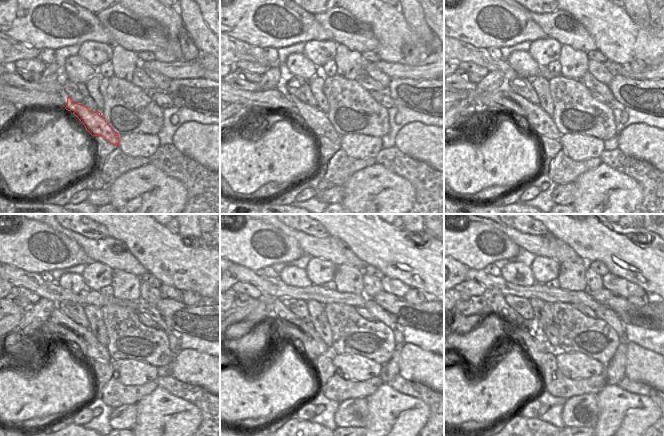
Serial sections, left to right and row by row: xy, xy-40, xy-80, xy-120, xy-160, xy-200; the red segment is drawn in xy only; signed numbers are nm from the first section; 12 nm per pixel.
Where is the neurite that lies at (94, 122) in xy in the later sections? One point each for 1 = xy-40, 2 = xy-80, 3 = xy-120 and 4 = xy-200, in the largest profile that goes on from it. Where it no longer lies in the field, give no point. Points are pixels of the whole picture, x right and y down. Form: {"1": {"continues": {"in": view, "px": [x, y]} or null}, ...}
{"1": {"continues": {"in": "xy-40", "px": [315, 120]}}, "2": {"continues": {"in": "xy-80", "px": [538, 121]}}, "3": {"continues": {"in": "xy-120", "px": [89, 346]}}, "4": {"continues": {"in": "xy-200", "px": [512, 321]}}}

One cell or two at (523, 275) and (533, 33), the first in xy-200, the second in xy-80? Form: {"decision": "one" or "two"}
{"decision": "two"}

